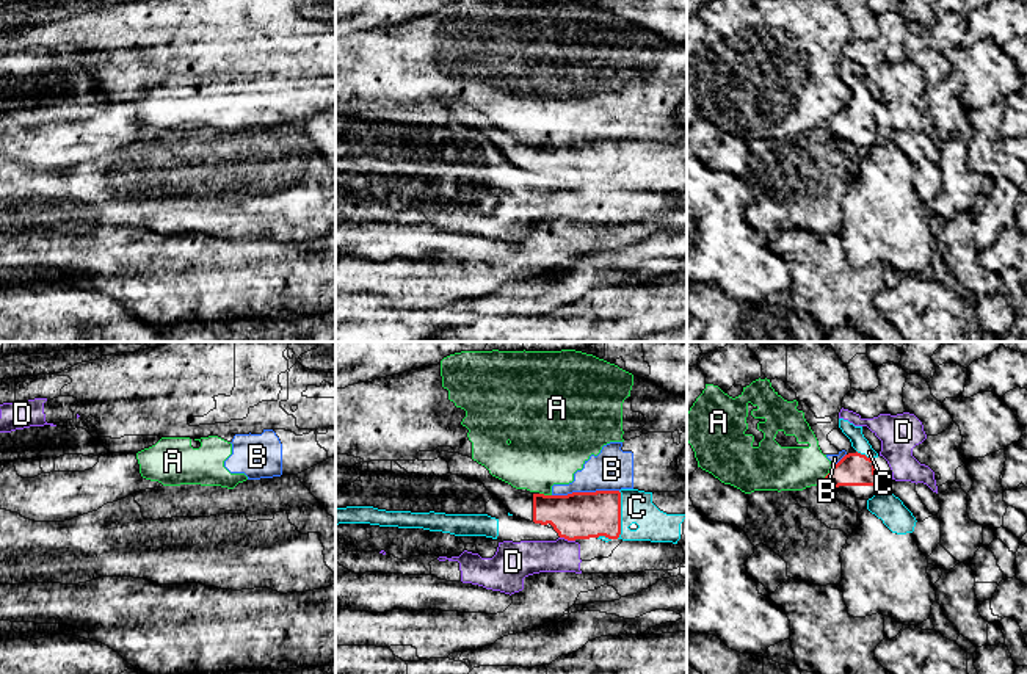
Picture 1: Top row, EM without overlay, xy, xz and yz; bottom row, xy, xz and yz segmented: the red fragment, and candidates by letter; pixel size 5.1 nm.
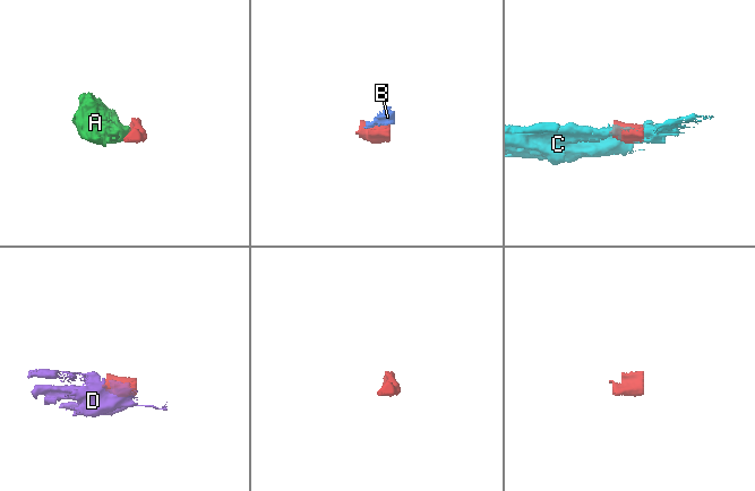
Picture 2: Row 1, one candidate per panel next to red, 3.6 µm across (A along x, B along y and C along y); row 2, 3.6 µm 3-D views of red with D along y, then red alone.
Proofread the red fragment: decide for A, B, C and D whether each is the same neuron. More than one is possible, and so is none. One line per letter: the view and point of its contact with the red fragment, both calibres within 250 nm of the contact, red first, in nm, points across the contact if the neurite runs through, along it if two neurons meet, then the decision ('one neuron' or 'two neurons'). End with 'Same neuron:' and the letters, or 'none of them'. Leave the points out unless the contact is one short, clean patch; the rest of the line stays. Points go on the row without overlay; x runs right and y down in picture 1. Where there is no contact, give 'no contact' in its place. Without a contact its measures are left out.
A: yz (828, 123) | 170/220 nm | along yz (833, 115), (822, 130) | two neurons
B: xz (585, 141) | 240/220 nm | along xz (618, 138), (573, 140), (552, 144) | two neurons
C: xz (620, 163) | 240/170 nm | two neurons
D: xz (568, 188) | 240/180 nm | along xz (560, 185), (574, 190) | two neurons
Same neuron: none of them

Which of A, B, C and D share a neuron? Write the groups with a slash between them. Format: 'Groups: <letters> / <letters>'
Groups: A B / C / D

